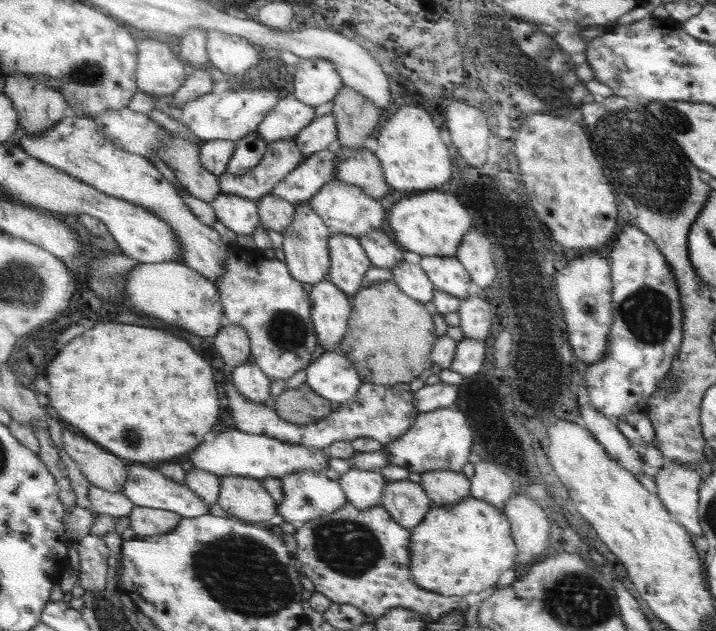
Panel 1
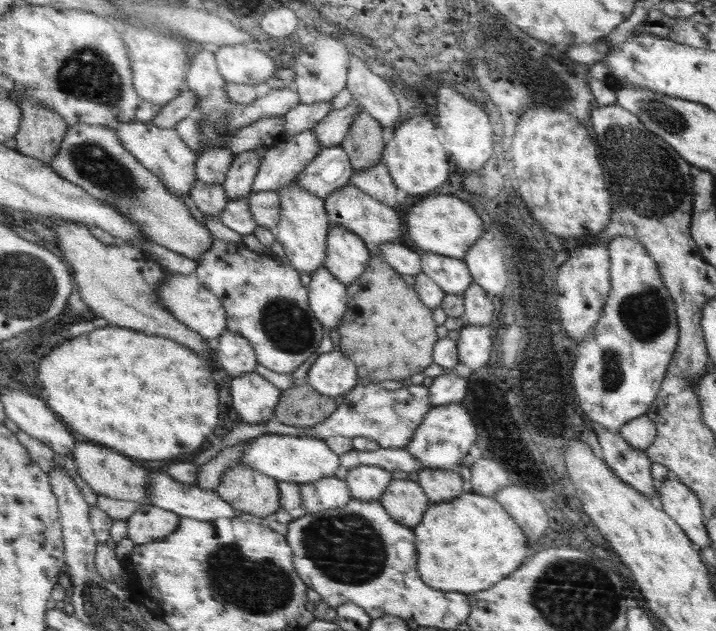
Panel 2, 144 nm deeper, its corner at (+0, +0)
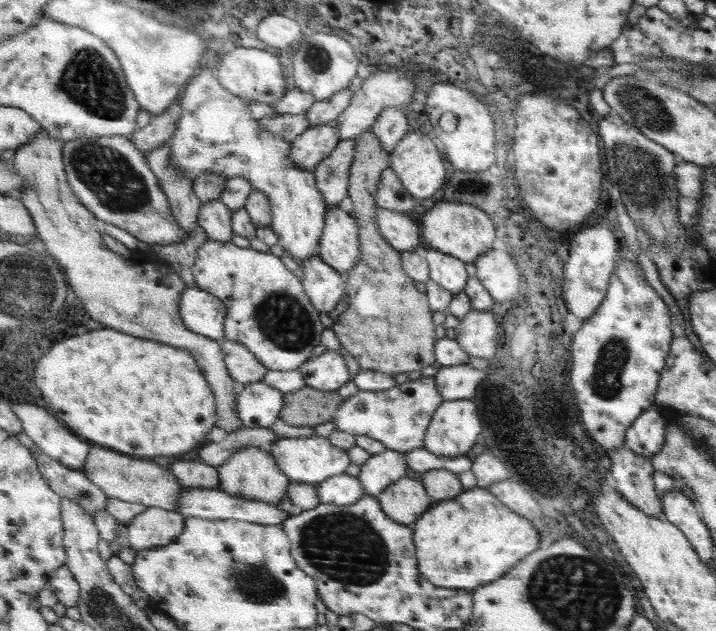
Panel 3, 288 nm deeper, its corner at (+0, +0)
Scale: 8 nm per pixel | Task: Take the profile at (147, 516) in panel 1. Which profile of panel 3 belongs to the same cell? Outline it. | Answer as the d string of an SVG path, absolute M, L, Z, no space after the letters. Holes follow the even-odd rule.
M147 508L129 524L129 540L135 552L173 544L185 530L185 516L177 510Z

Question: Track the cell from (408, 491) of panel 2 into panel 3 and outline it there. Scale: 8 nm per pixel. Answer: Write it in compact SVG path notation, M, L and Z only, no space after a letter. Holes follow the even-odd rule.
M401 478L399 482L385 488L385 492L379 496L379 502L383 504L387 516L405 526L413 524L427 508L433 506L427 486L411 478Z

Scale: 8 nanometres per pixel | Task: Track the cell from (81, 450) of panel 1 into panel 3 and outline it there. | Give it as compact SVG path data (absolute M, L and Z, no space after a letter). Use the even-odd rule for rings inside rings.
M91 446L89 458L85 462L83 472L97 484L109 498L133 502L133 504L145 504L147 508L167 508L177 510L179 508L179 496L183 492L183 484L165 466L159 466L151 460L141 460L133 456L119 454L115 450L107 450L101 446Z

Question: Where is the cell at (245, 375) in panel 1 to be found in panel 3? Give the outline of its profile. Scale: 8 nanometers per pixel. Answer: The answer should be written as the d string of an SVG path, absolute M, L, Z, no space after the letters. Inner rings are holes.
M261 380L245 384L237 400L239 418L249 428L271 428L281 418L285 404L285 392Z

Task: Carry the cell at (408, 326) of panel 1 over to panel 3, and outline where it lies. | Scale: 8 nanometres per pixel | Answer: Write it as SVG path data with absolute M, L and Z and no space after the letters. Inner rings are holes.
M373 130L363 132L355 142L357 152L351 168L349 198L359 218L363 260L359 260L359 266L345 278L351 304L347 312L341 312L341 316L337 318L333 332L339 338L341 346L345 346L357 358L361 372L383 370L393 376L417 372L437 362L439 336L433 322L435 310L431 310L427 294L417 290L413 280L407 276L407 270L403 268L403 254L393 248L389 240L379 232L375 216L377 192L383 180L383 172L391 168L391 154L383 148L381 138Z

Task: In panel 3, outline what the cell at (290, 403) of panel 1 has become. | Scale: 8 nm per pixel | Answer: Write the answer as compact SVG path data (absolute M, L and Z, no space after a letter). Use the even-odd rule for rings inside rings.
M305 386L297 392L285 394L285 408L281 420L287 426L317 426L333 422L339 408L345 404L339 392L323 392L313 386Z

